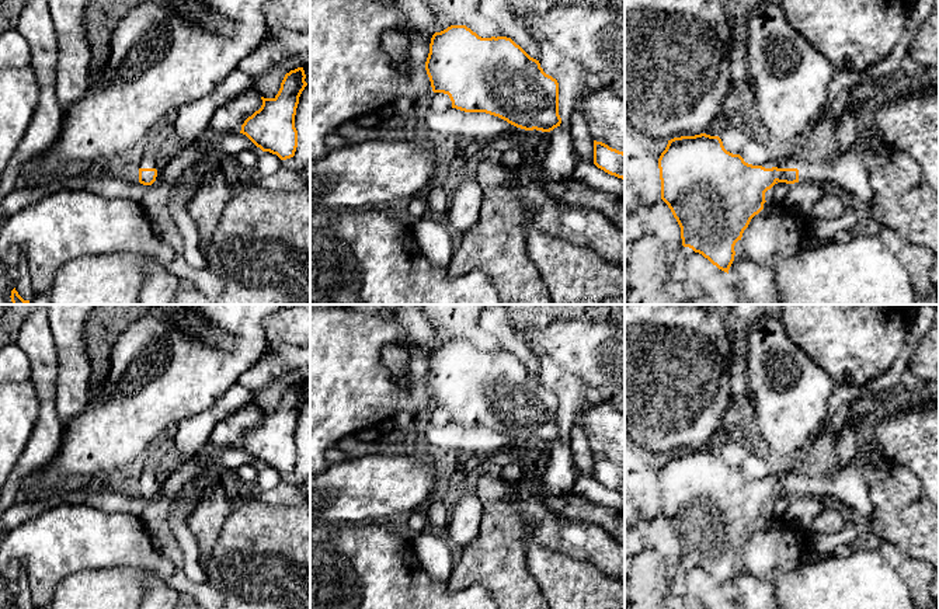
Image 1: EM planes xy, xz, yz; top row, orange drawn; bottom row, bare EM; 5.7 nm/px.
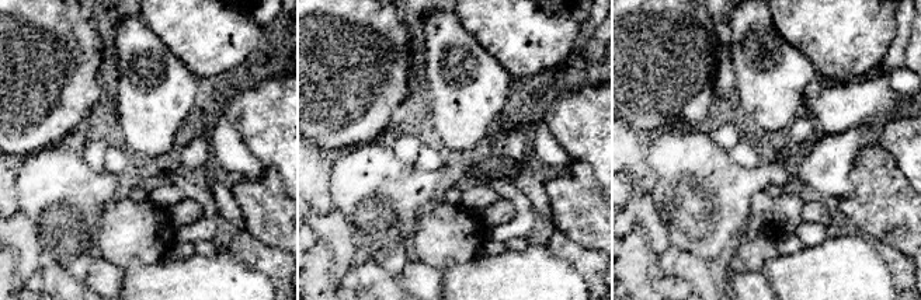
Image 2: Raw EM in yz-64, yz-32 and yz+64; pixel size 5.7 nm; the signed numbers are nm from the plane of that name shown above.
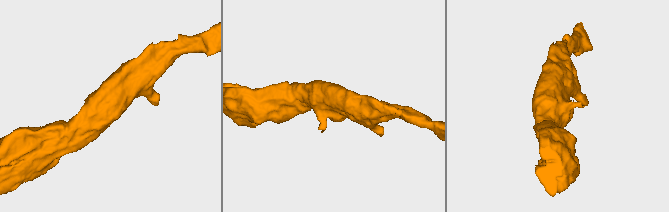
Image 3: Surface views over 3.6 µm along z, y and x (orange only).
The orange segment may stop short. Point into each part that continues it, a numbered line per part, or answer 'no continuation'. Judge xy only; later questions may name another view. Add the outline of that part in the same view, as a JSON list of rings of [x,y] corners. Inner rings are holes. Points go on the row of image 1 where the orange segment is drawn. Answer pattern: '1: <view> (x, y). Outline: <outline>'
1: xy (148, 162). Outline: [[[147,154],[139,164],[139,168],[156,168],[152,154]]]

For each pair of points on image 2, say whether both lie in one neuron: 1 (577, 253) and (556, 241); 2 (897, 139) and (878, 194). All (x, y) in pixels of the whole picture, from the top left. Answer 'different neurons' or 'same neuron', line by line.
1: same neuron
2: different neurons

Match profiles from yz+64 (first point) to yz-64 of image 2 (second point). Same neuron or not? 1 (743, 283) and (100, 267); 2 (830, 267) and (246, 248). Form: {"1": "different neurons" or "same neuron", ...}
{"1": "same neuron", "2": "different neurons"}

